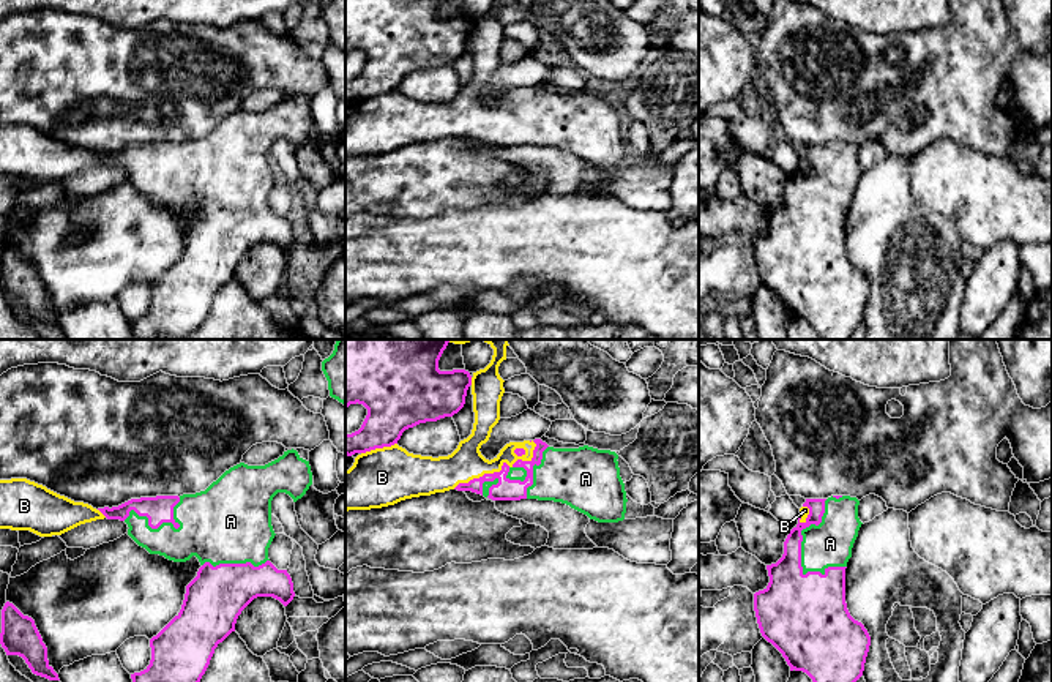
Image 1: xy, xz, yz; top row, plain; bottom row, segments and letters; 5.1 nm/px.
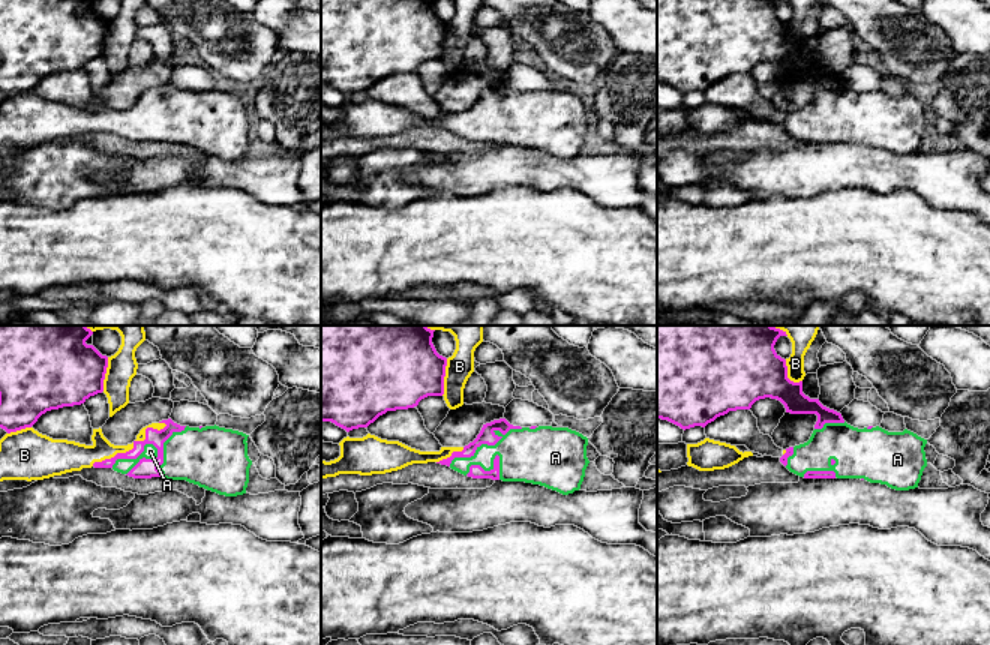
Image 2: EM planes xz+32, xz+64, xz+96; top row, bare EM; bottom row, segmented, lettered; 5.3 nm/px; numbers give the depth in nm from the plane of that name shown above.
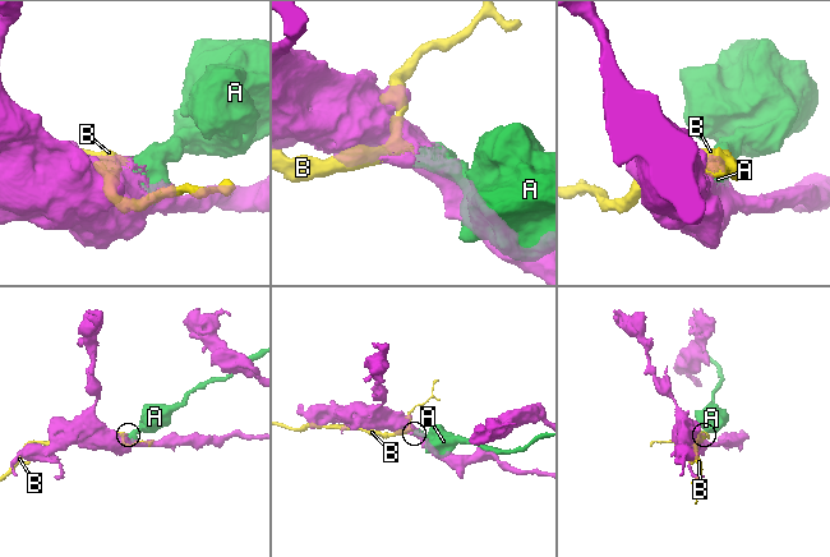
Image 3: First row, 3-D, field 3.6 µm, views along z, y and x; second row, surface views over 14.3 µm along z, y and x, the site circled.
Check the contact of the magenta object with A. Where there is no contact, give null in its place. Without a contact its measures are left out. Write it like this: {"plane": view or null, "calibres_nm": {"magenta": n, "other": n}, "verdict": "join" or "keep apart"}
{"plane": "yz", "calibres_nm": {"magenta": 180, "other": 220}, "verdict": "keep apart"}

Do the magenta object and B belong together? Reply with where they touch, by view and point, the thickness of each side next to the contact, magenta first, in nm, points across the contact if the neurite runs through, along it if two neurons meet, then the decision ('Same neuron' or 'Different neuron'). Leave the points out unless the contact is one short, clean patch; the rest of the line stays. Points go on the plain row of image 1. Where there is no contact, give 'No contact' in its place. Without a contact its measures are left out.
Touches magenta at xz (500, 117). Thickness 110 nm (magenta) against 180 nm. Different neuron

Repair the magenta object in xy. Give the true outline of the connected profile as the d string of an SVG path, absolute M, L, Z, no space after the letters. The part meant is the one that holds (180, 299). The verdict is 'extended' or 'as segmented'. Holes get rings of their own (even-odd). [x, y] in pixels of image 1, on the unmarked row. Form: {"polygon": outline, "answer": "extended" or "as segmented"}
{"polygon": "M270 207L259 213L254 213L251 208L219 210L216 213L213 213L210 208L205 208L199 215L197 223L186 232L180 259L156 283L150 286L150 311L144 317L131 320L134 338L188 339L200 328L218 290L222 289L232 278L235 278L235 270L241 257L257 243L273 243L287 253L295 243L293 229L287 216L278 216Z", "answer": "as segmented"}

